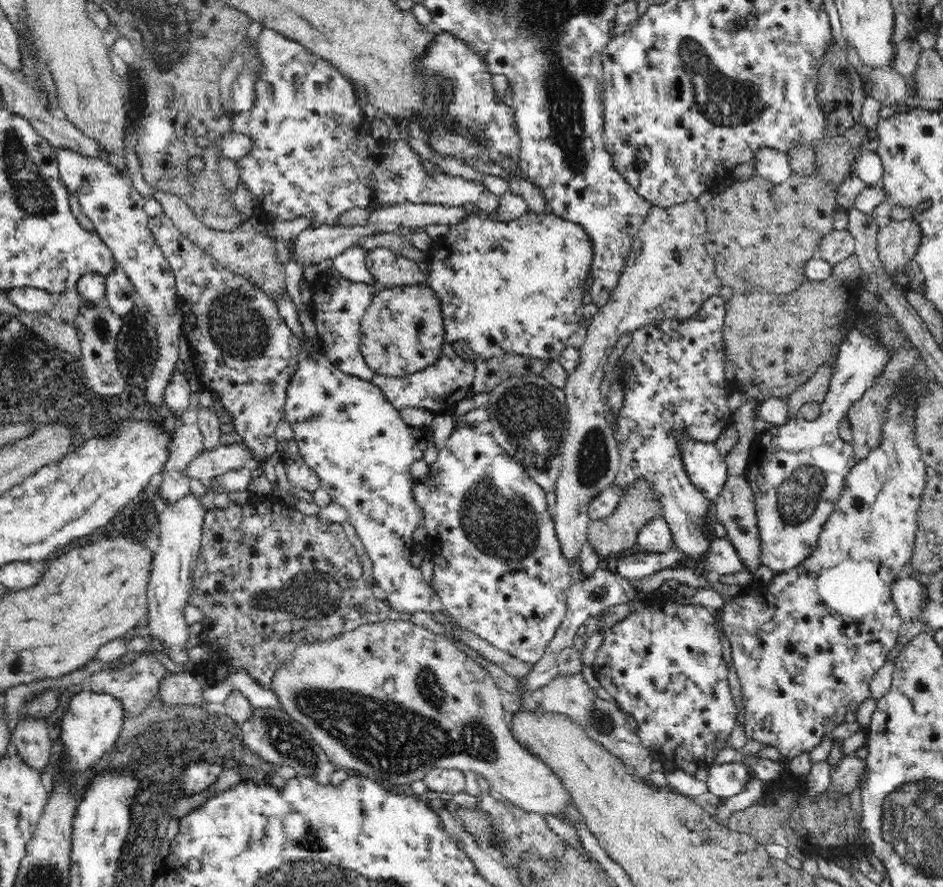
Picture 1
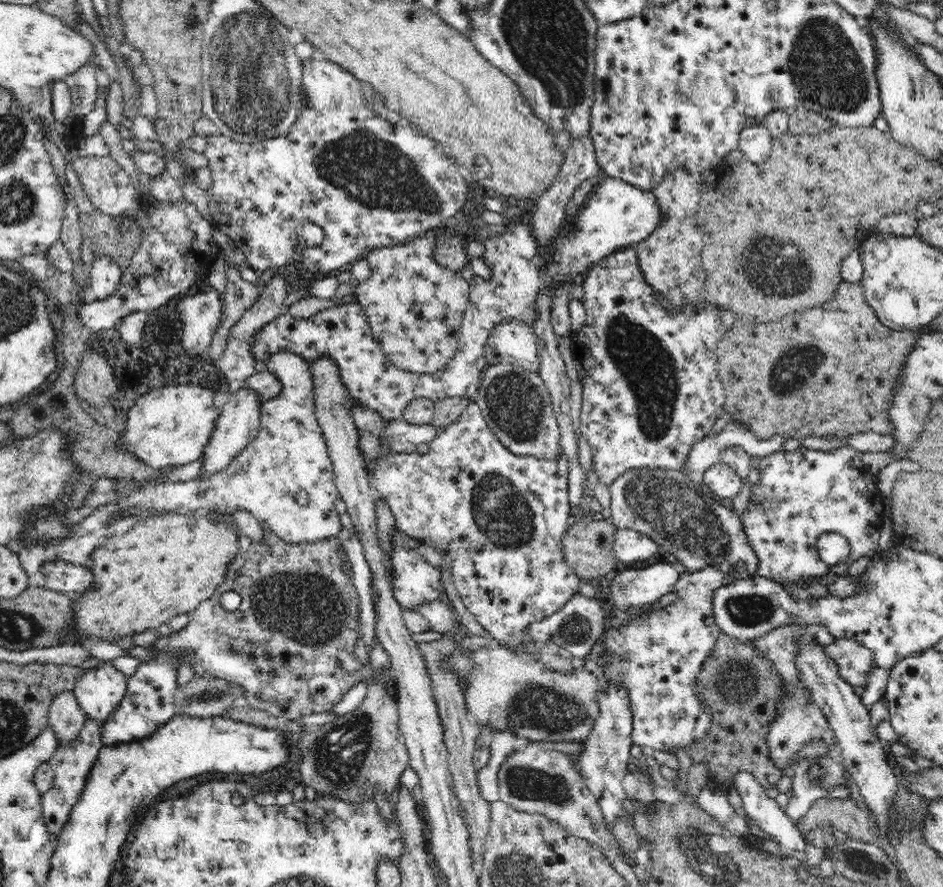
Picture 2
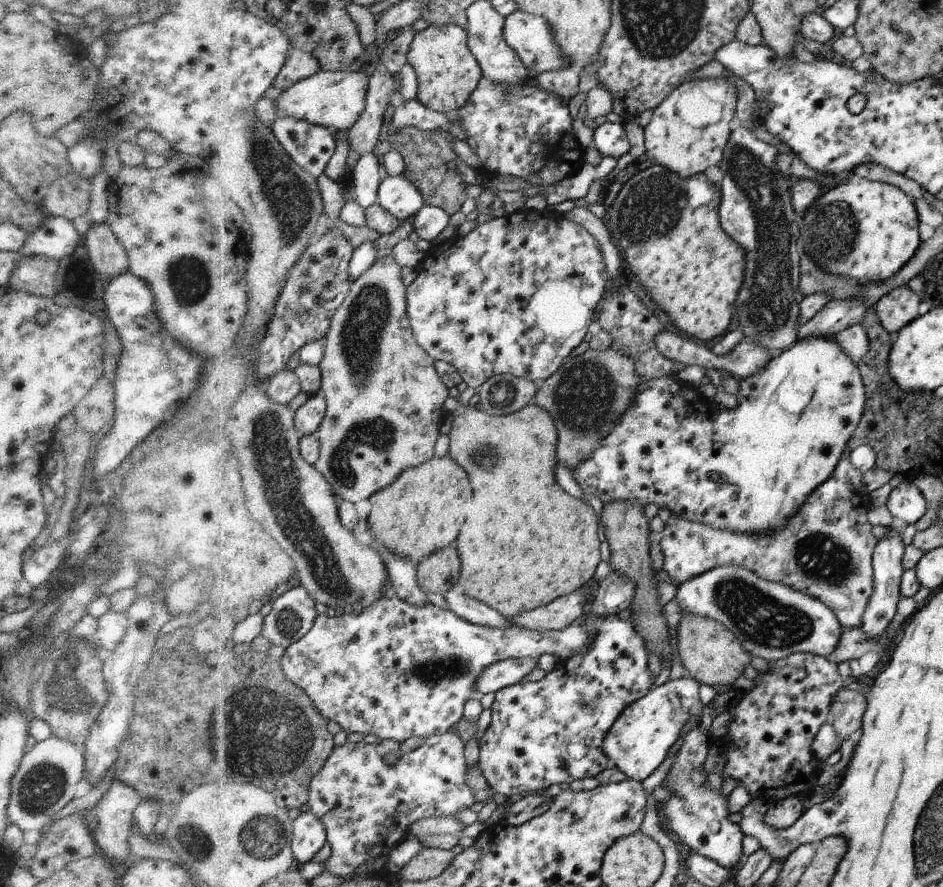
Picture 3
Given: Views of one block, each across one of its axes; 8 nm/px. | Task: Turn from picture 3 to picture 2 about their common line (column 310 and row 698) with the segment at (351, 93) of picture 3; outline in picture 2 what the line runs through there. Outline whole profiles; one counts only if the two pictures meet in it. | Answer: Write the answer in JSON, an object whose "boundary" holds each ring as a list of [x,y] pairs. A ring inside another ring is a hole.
{"boundary":[[[102,661],[77,678],[74,693],[87,717],[104,722],[127,692],[127,678],[111,661]]]}

